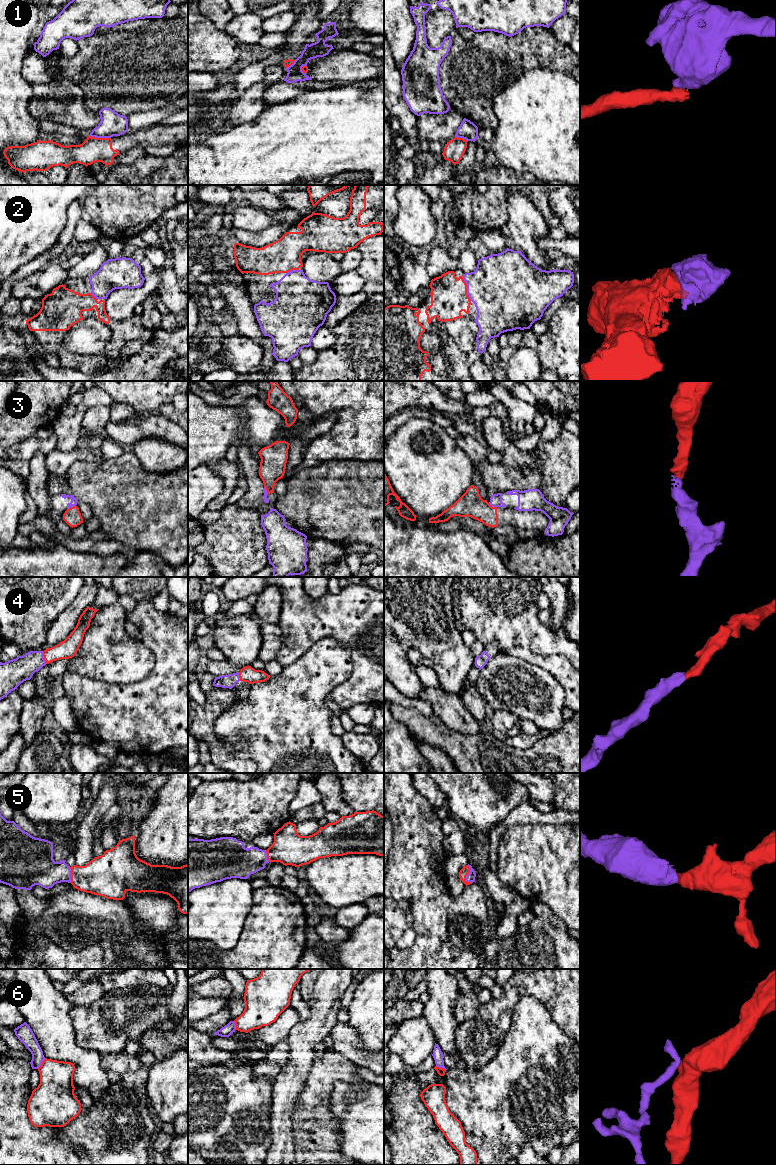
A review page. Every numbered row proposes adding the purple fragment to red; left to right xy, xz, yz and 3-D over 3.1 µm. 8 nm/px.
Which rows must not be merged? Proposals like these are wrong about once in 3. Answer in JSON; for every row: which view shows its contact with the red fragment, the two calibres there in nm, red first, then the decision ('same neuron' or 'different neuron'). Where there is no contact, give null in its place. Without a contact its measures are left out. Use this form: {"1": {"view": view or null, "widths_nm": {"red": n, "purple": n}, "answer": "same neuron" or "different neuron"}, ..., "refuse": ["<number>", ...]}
{"1": {"view": "xy", "widths_nm": {"red": 200, "purple": 190}, "answer": "different neuron"}, "2": {"view": "yz", "widths_nm": {"red": 300, "purple": 460}, "answer": "same neuron"}, "3": {"view": "xy", "widths_nm": {"red": 140, "purple": 50}, "answer": "different neuron"}, "4": {"view": "xy", "widths_nm": {"red": 150, "purple": 200}, "answer": "same neuron"}, "5": {"view": "yz", "widths_nm": {"red": 70, "purple": 70}, "answer": "same neuron"}, "6": {"view": "xy", "widths_nm": {"red": 280, "purple": 120}, "answer": "different neuron"}, "refuse": ["1", "3", "6"]}

